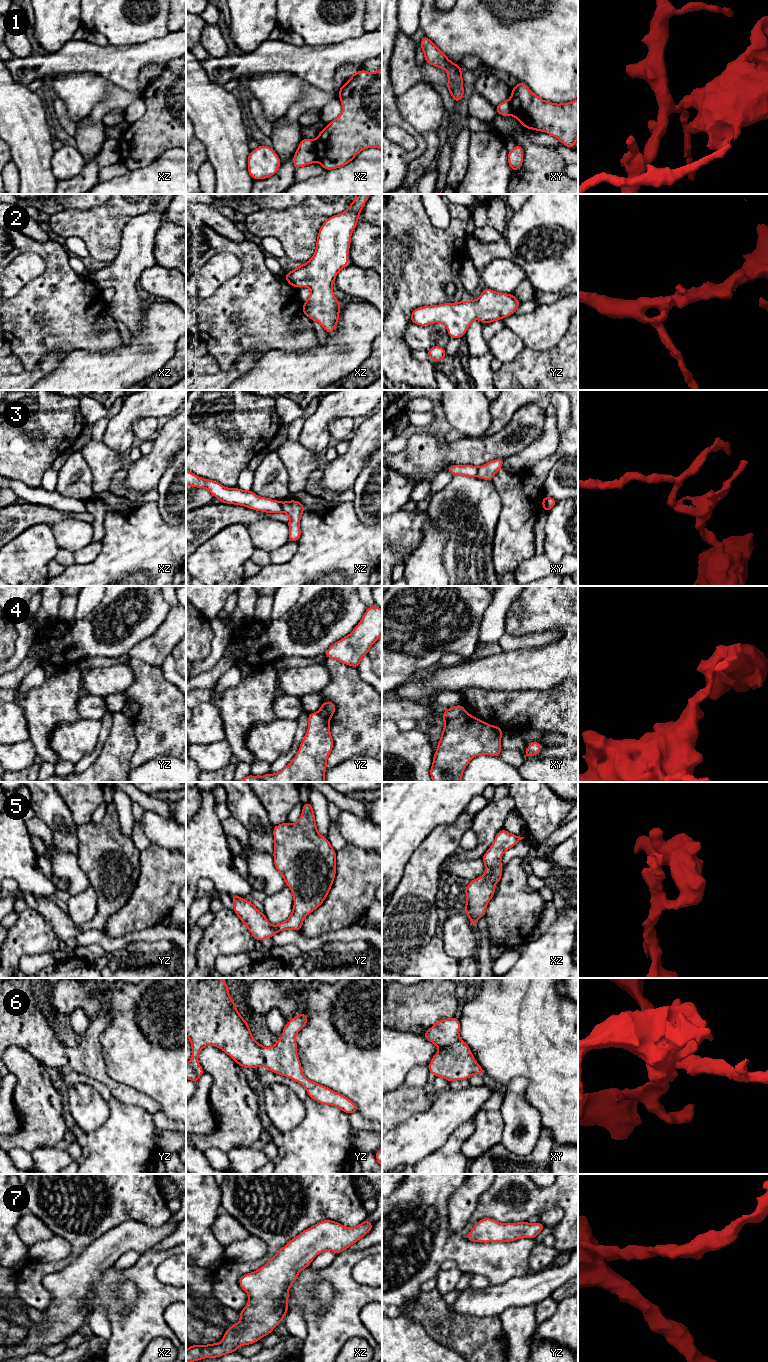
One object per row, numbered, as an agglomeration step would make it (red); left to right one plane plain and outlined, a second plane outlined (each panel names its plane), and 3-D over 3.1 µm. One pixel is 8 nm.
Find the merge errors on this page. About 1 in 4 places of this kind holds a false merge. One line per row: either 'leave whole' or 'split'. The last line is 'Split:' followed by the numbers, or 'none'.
1: split
2: leave whole
3: split
4: split
5: leave whole
6: leave whole
7: leave whole
Split: 1, 3, 4

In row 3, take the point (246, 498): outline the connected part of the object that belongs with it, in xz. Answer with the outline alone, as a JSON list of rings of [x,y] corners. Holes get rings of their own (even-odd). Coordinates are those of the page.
[[[186,470],[186,485],[205,488],[222,503],[240,505],[266,513],[282,512],[281,501],[259,497],[251,490],[224,487],[216,481],[201,478],[188,470]]]

